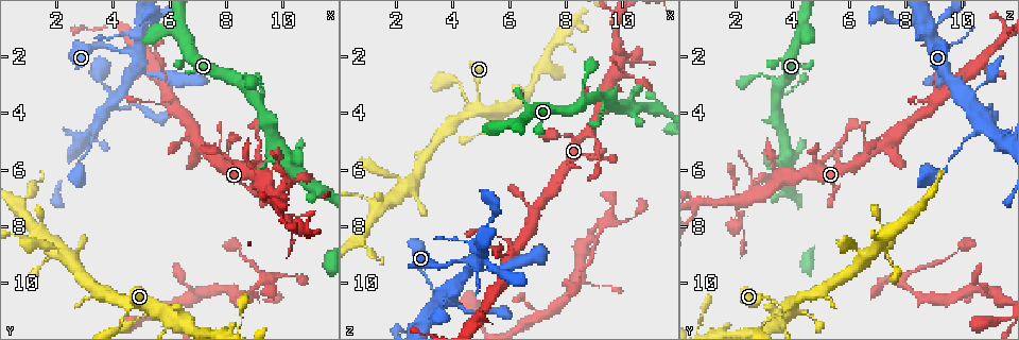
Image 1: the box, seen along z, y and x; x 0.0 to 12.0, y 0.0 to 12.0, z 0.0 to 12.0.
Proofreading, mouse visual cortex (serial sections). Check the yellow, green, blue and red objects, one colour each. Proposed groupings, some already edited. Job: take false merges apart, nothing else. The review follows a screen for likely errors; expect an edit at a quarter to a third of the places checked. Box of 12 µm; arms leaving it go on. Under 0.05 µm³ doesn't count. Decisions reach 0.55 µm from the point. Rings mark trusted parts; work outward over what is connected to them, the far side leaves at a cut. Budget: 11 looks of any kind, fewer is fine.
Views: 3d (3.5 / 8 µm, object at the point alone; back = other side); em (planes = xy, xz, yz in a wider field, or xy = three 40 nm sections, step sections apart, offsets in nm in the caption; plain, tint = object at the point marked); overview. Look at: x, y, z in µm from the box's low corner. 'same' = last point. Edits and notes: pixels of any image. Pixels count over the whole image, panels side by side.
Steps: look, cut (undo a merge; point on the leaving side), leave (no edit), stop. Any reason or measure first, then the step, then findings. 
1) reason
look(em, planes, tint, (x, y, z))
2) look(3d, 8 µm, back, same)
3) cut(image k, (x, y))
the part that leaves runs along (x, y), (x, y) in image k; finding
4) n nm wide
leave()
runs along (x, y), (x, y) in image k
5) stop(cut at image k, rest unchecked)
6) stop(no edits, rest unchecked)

abrupt turn
look(3d, 3.5 µm, (10.3, 7.9, 2.2))

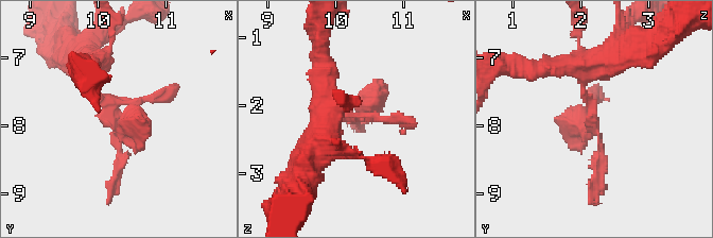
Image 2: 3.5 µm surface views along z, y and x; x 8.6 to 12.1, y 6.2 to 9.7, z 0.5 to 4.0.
look(em, xy, step 2, tint, (10.25, 7.95, 2.15))

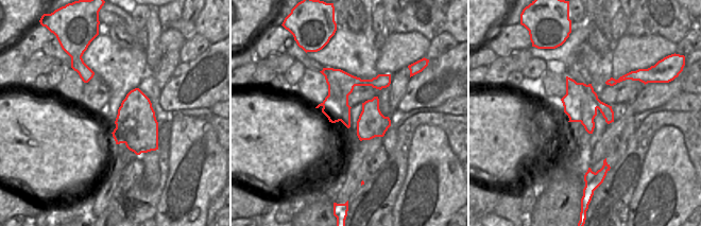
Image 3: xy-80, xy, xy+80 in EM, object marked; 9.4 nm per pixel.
leave()
runs along (89, 66), (111, 121), (144, 118) in image 2; all the same cell

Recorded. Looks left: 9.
a fork
look(3d, 3.5 µm, (6.0, 3.5, 9.1))

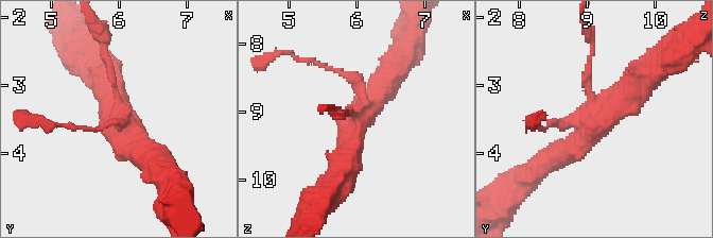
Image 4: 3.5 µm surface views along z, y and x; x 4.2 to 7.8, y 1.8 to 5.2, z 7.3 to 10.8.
look(em, xy, step 5, tint, (6.00, 3.55, 9.15))

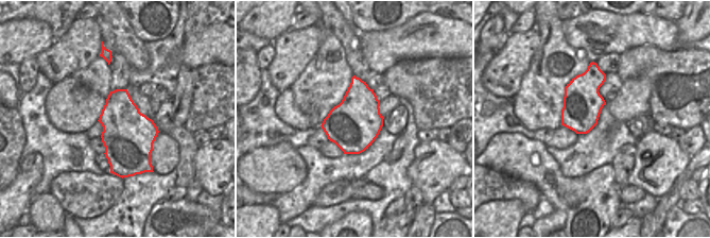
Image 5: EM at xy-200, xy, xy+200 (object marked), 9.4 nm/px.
cut(image 4, (106, 41))
the part that leaves runs along (588, 91), (588, 58), (591, 55), (588, 29) in image 4; two cells meet here

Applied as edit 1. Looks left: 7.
looks like a crossing
look(3d, 3.5 µm, (5.0, 2.1, 9.1))

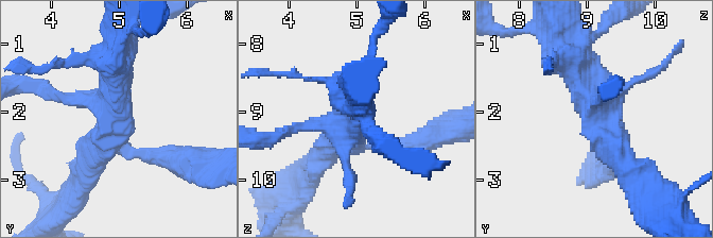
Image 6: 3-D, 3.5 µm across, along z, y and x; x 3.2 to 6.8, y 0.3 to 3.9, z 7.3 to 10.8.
shape alone is not enough
look(em, xy, step 2, tint, (4.95, 2.00, 9.20))

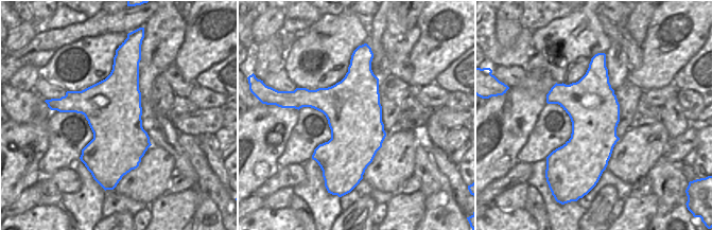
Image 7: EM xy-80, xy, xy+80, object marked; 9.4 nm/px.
leave()
runs along (48, 88), (112, 112), (87, 170) in image 6; continuous, no second cell

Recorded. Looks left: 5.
sharp bend
look(3d, 3.5 µm, (3.3, 4.8, 10.4))

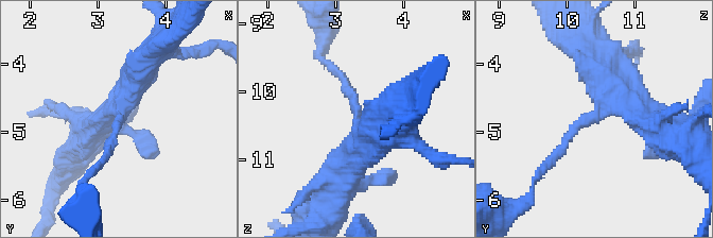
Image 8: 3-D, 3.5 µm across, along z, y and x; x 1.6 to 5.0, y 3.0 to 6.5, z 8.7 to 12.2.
arms of 150, 400 nm
look(em, xy, step 5, tint, (3.35, 4.80, 10.40))

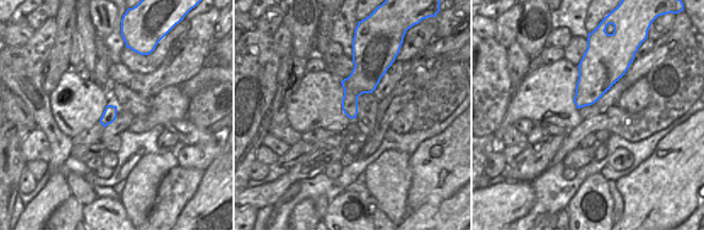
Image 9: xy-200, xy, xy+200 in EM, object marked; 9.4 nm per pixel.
cut it another way
look(em, xy, step 3, tint, same)

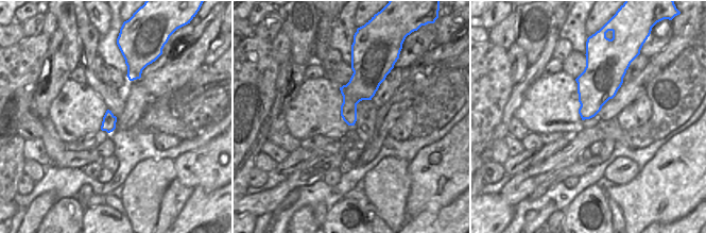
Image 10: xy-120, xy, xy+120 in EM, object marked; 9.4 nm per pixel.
leave()
runs along (143, 62), (101, 163) in image 8; continuous, no second cell

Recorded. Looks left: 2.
stop(cut at image 4, rest unchecked)

